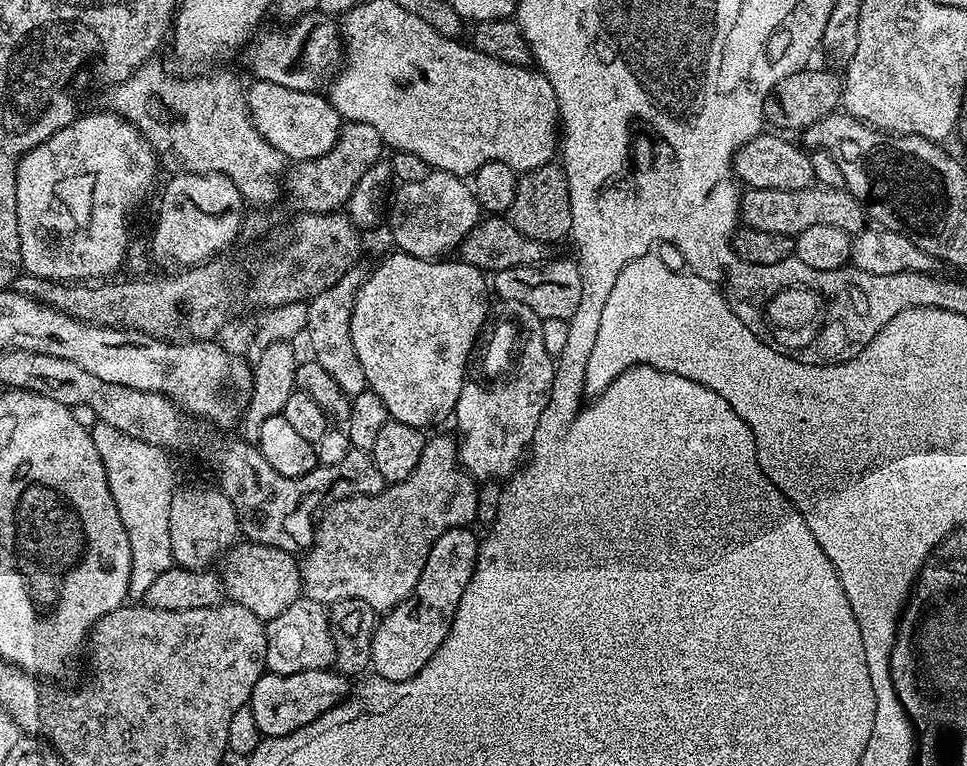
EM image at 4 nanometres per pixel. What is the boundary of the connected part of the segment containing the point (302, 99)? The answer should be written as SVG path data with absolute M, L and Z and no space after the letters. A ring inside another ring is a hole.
M256 80L246 88L248 113L253 126L278 150L288 162L322 158L335 146L340 137L342 118L334 110L332 101L320 92L289 90L287 86L278 86L278 82Z

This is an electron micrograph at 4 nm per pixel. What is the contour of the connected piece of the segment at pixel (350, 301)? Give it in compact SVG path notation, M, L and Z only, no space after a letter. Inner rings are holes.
M357 266L346 270L346 274L342 274L342 278L334 282L334 286L322 290L322 294L307 301L308 317L305 326L308 344L312 347L311 359L316 360L318 366L322 366L330 374L330 378L334 378L334 382L338 382L338 386L349 398L362 394L368 388L366 374L362 374L362 362L358 362L358 353L354 350L350 334L354 302L358 290L364 285L366 275L362 268Z

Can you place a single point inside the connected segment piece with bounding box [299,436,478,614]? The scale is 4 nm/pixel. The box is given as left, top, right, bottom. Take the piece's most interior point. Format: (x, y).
(372, 546)

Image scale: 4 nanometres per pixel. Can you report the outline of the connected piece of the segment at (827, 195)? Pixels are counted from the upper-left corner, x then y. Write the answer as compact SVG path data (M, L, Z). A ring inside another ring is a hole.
M813 186L806 190L748 188L740 197L739 223L744 228L770 234L786 234L793 238L810 226L838 226L838 230L855 234L866 227L866 213L863 204L855 200L845 187Z

